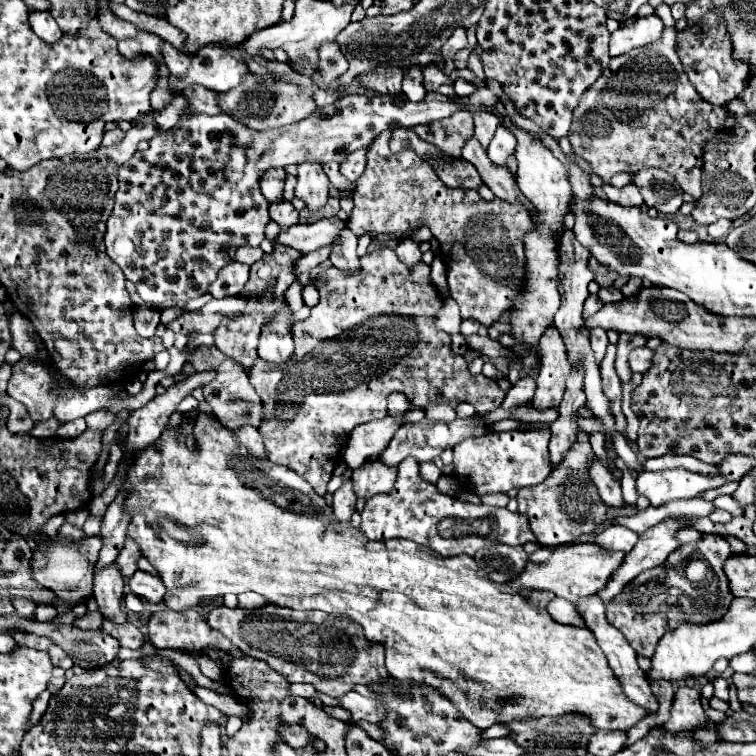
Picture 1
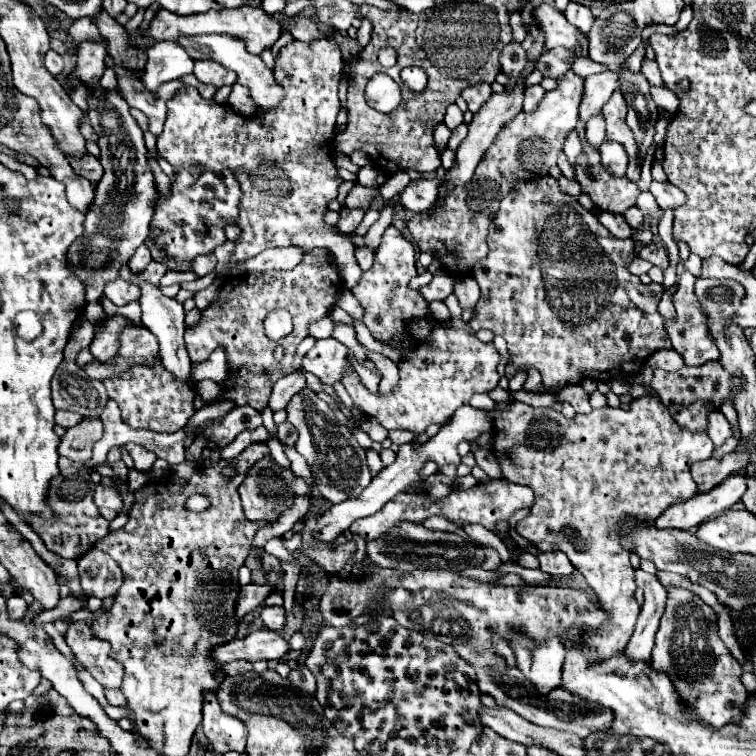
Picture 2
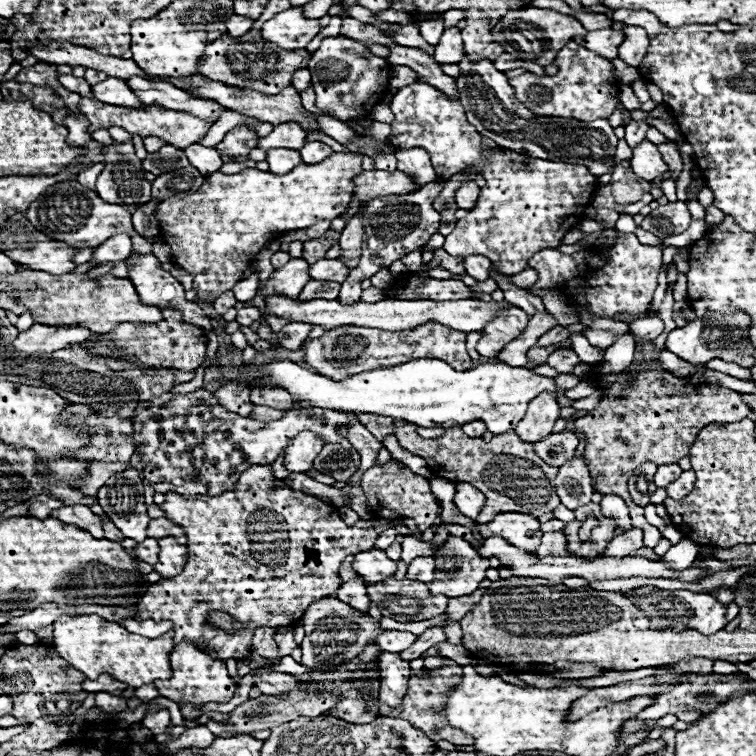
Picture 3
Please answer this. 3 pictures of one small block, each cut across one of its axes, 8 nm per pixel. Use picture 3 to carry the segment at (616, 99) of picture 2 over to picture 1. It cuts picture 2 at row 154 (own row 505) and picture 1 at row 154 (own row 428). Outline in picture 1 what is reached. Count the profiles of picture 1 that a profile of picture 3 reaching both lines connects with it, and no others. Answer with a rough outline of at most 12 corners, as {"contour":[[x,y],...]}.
{"contour":[[676,28],[610,60],[570,144],[606,184],[662,168],[698,200],[724,106],[696,94]]}

